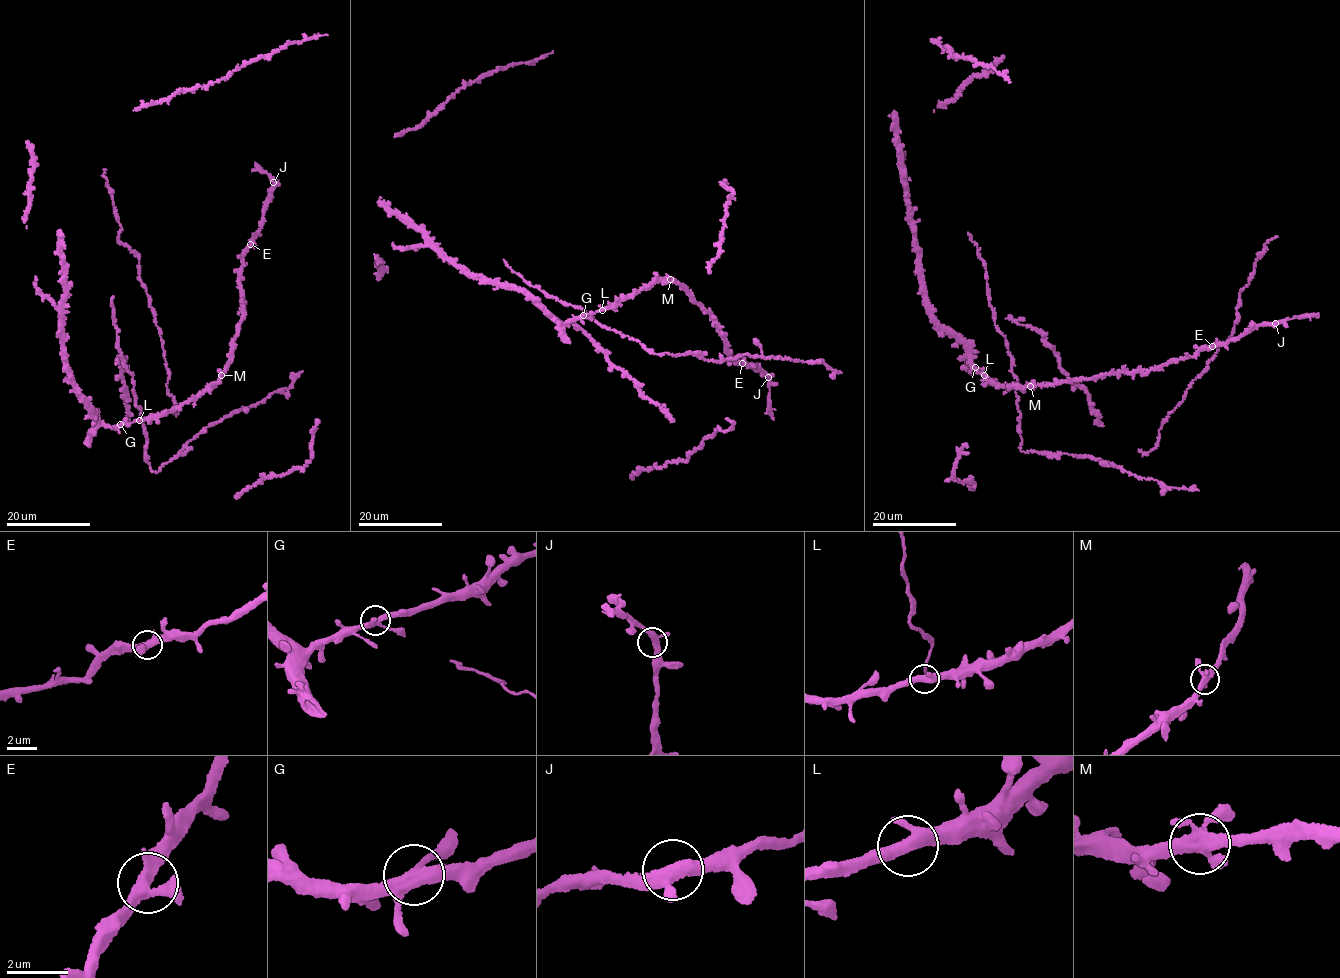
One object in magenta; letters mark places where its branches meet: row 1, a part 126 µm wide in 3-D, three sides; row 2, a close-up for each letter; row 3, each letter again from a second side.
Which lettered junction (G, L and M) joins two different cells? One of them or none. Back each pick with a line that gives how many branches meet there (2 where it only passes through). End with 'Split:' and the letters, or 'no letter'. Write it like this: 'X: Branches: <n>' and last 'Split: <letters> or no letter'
Split: no letter

